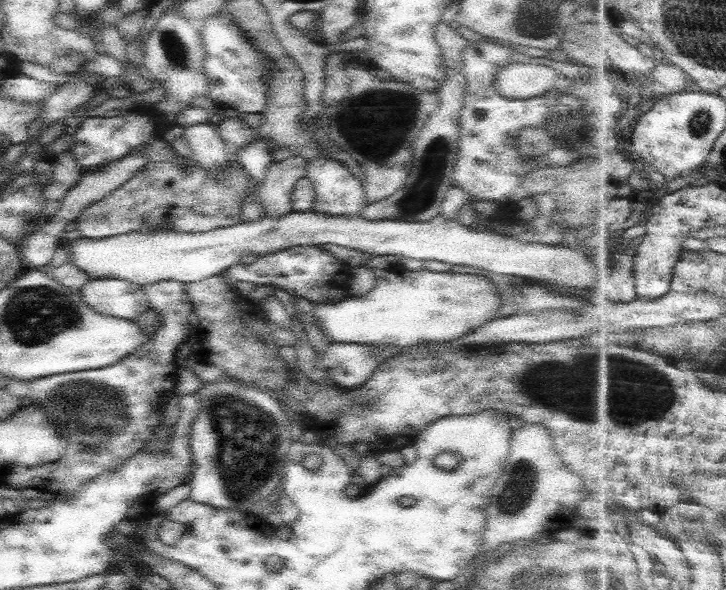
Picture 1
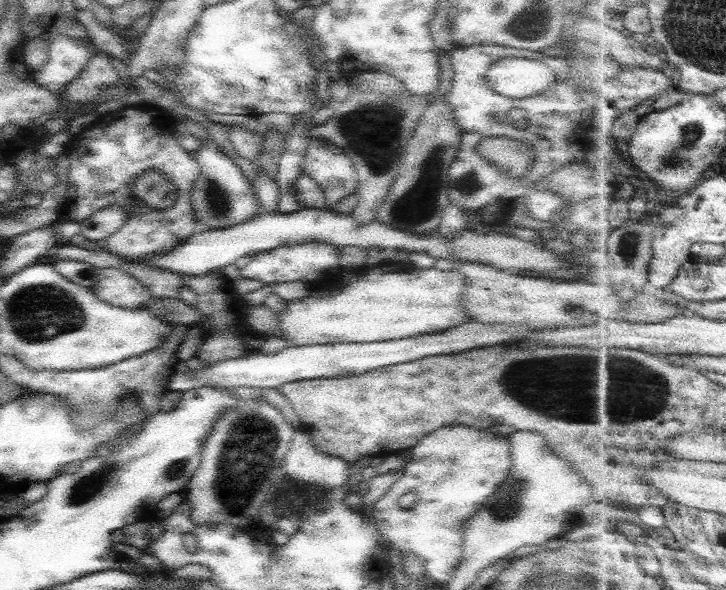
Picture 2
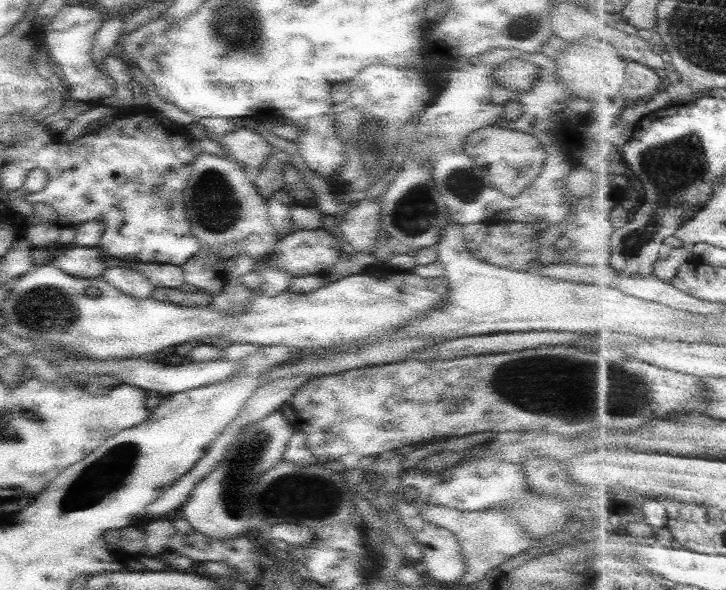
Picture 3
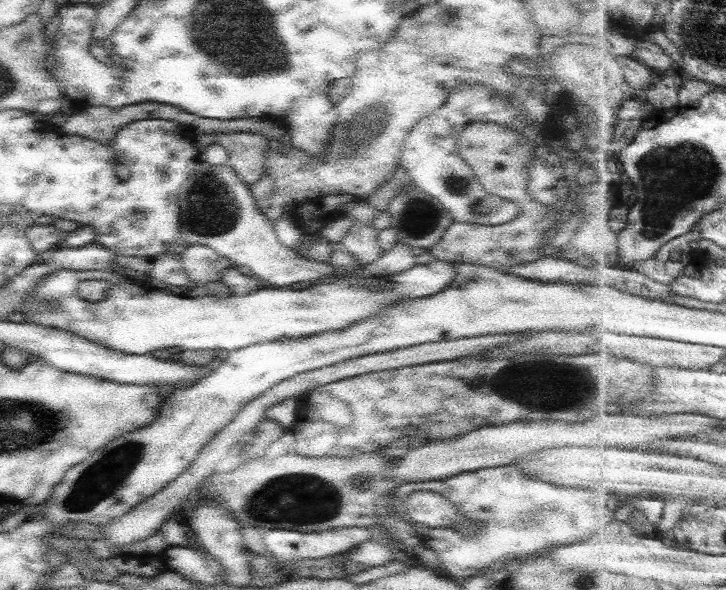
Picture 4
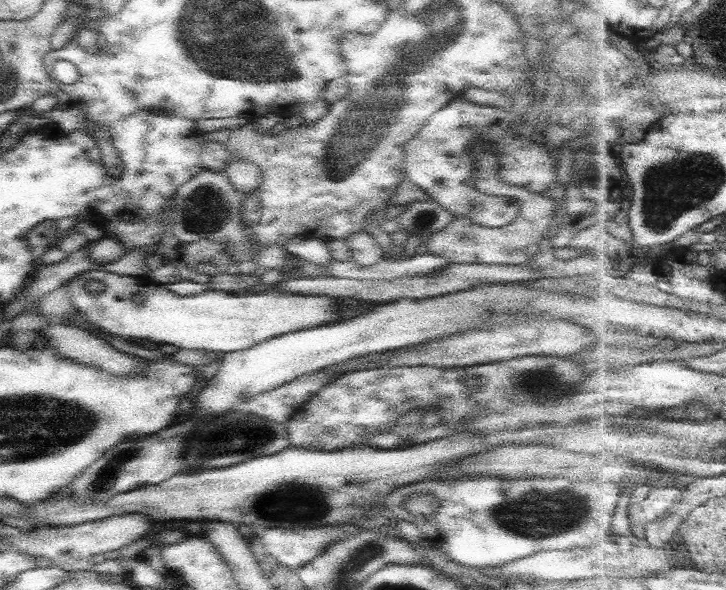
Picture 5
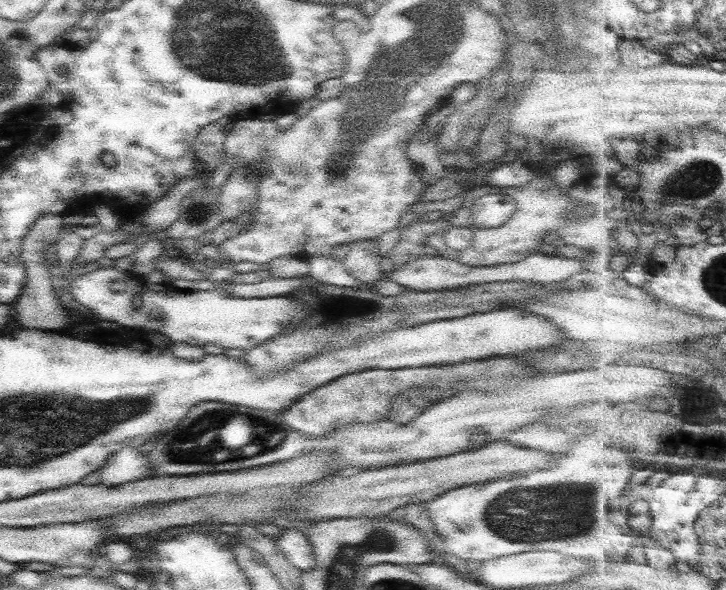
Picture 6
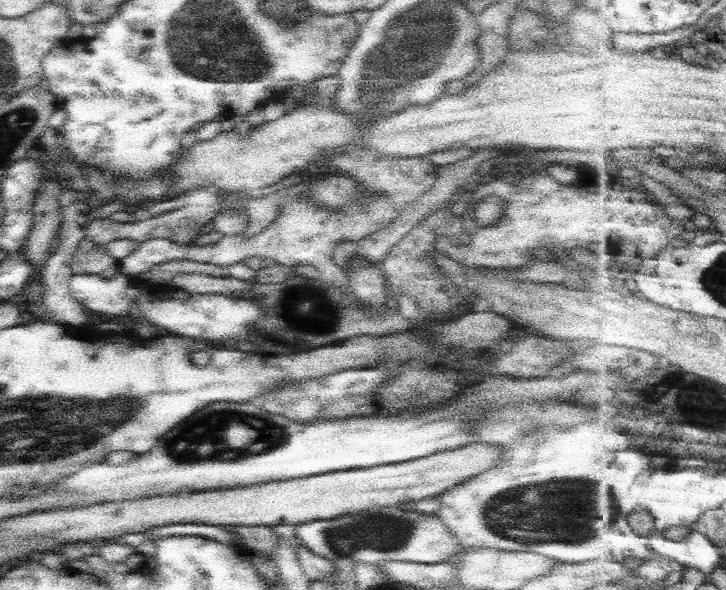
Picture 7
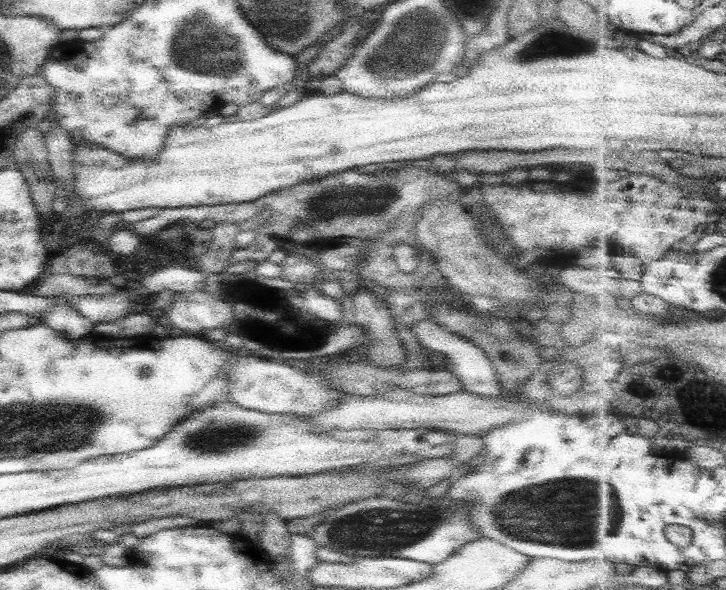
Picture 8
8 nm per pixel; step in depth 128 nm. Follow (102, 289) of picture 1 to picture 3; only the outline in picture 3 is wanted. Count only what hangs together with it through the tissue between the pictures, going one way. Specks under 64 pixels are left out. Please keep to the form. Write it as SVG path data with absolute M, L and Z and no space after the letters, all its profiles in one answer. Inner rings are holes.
M113 266L106 268L101 275L107 284L133 298L149 298L153 292L151 282L140 272L129 267Z

